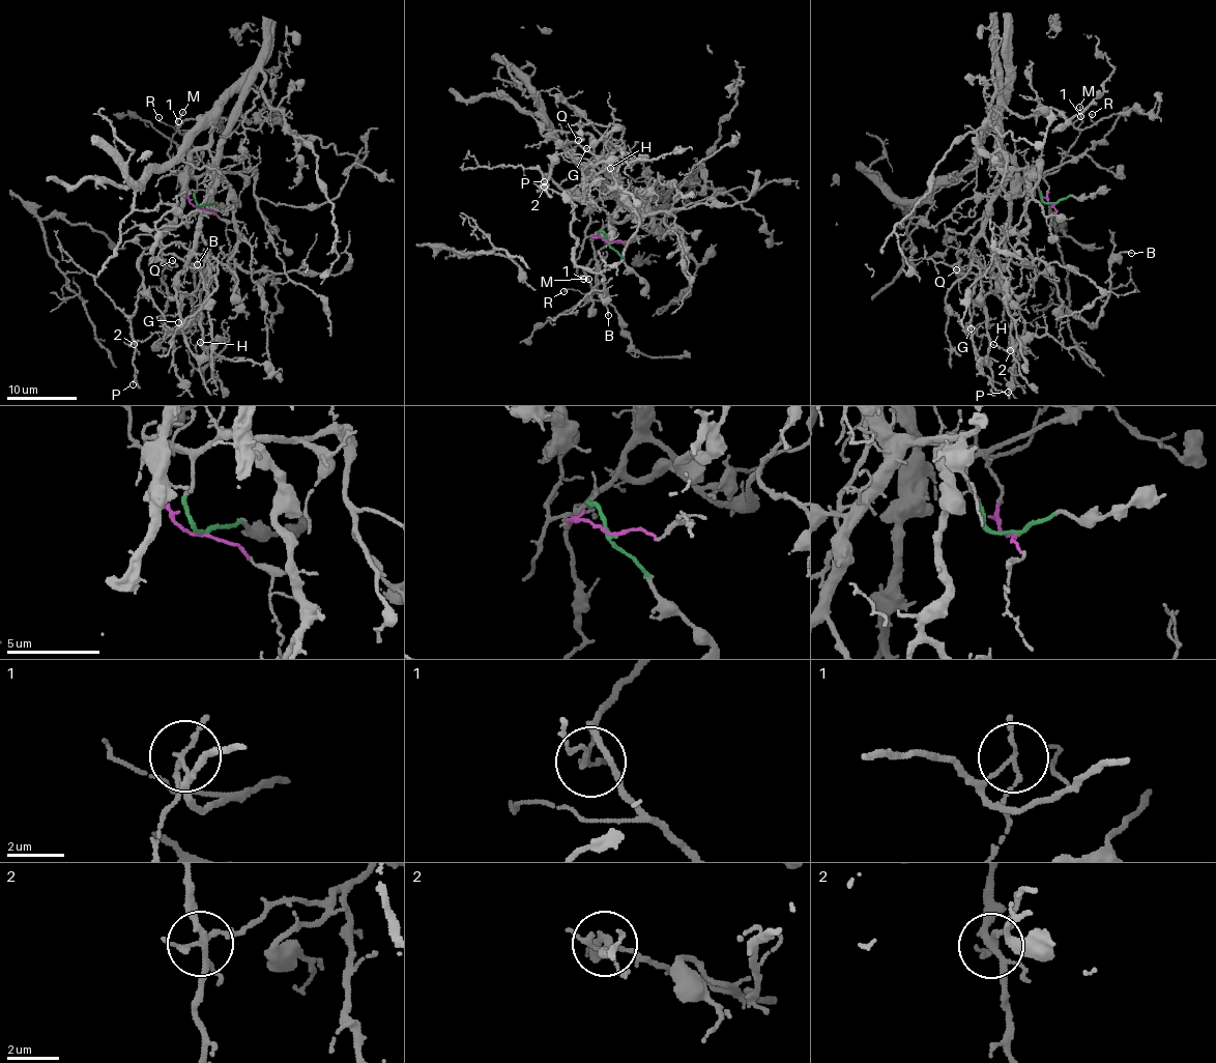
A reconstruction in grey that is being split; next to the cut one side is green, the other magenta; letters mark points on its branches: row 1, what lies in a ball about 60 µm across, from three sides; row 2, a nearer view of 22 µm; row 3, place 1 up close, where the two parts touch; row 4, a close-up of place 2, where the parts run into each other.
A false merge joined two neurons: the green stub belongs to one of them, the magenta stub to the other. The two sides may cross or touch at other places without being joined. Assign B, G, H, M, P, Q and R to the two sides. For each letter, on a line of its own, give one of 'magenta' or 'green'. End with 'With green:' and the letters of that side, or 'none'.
B: magenta
G: green
H: green
M: magenta
P: magenta
Q: green
R: green
With green: G, H, Q, R

